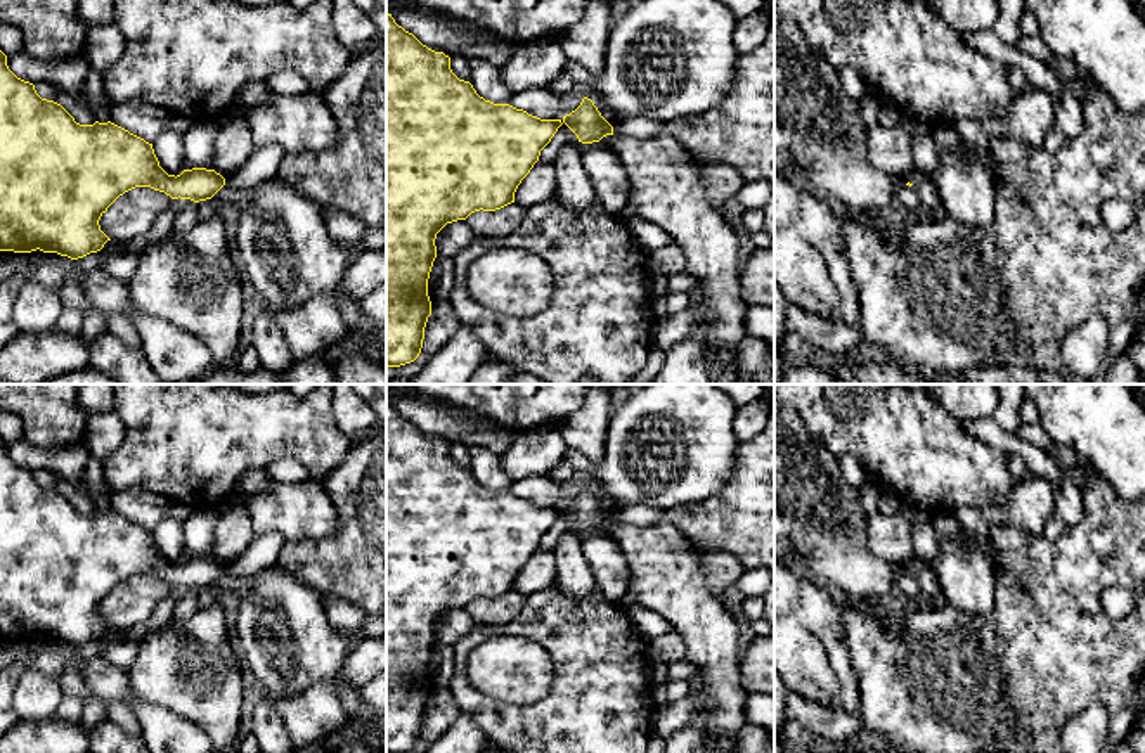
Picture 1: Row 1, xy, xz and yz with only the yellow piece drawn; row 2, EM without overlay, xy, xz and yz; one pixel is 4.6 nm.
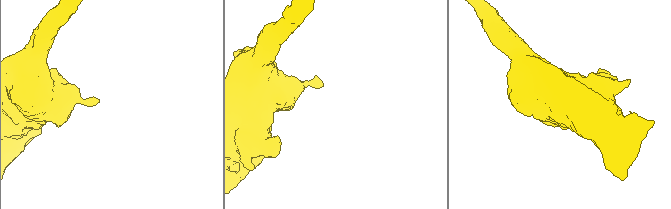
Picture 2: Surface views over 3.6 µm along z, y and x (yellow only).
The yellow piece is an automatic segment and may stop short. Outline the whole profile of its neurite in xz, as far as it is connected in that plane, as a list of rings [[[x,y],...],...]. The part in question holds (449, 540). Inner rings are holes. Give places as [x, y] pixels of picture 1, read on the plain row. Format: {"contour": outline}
{"contour": [[[386,400],[386,753],[414,750],[431,703],[428,666],[437,646],[437,621],[475,599],[514,590],[521,568],[539,549],[561,507],[540,507],[509,492],[494,492],[450,457],[450,445],[423,433]]]}

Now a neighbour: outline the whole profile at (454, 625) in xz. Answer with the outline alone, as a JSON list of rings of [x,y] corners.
[[[464,608],[447,611],[435,627],[437,646],[456,646],[476,627]]]

